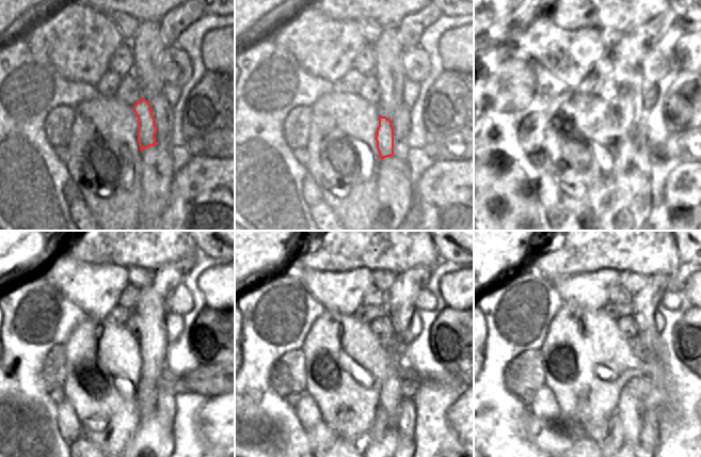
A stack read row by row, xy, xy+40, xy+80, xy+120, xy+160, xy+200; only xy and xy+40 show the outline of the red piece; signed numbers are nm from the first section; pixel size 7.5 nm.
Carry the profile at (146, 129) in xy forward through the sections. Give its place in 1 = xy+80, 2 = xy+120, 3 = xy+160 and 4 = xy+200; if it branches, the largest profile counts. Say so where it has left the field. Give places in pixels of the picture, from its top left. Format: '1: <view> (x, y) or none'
1: xy+80 (623, 150)
2: xy+120 (146, 405)
3: xy+160 (381, 423)
4: xy+200 (614, 440)

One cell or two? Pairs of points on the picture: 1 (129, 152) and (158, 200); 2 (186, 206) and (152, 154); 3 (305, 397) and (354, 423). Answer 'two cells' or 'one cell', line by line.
1: two cells
2: two cells
3: two cells

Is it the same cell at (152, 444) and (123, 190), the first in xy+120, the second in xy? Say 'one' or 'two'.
two

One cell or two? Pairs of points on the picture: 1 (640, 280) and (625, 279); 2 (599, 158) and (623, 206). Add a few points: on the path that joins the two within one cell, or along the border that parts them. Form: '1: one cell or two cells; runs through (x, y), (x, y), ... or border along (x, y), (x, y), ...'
1: one cell; runs through (637, 280), (628, 280)
2: two cells; border along (618, 168), (608, 215)

